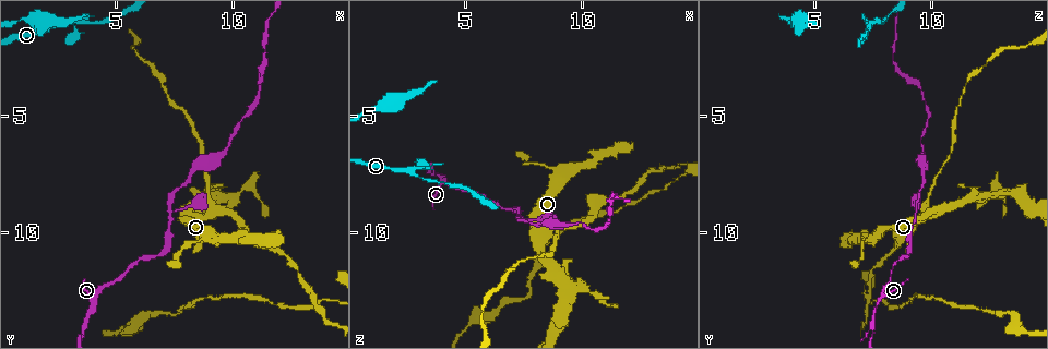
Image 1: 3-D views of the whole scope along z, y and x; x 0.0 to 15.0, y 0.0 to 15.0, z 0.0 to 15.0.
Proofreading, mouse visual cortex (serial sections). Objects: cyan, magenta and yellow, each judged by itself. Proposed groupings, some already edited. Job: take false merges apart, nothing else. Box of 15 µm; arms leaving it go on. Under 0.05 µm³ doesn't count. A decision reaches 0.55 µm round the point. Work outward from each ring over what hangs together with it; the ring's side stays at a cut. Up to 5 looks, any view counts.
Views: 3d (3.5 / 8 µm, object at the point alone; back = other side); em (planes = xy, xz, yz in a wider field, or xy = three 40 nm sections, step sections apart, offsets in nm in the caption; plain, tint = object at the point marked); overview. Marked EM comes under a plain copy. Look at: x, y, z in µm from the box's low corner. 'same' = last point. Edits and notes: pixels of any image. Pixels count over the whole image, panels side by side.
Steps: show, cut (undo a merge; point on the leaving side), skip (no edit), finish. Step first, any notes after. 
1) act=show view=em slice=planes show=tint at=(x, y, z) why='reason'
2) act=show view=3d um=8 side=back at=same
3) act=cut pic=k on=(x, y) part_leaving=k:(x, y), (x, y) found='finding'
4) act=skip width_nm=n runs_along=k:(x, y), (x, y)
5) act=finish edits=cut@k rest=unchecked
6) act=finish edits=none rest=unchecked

act=show view=3d um=3.5 side=back at=(2.6, 1.0, 7.5) why='calibre changes'

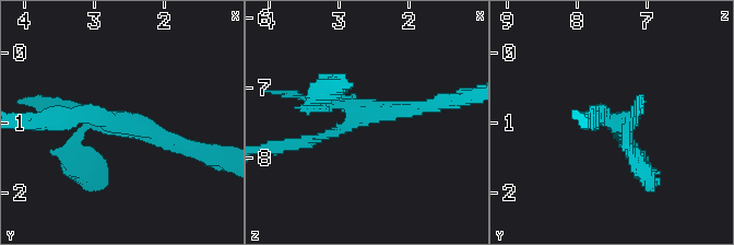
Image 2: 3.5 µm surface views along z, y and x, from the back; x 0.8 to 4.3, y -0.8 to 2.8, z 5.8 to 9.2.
act=show view=em slice=xy step=2 show=tint at=(2.70, 1.00, 7.35) why='now the EM'

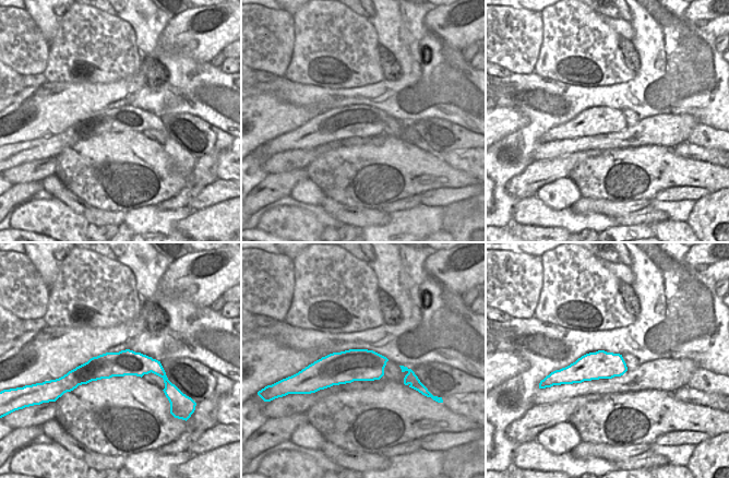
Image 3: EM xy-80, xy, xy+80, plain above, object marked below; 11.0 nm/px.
act=cut pic=2 on=(85, 162) part_leaving=2:(335, 105), (322, 108), (329, 89), (352, 83) found='a second cell is stuck on'

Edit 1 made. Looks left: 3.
act=show view=overview why='redraw'

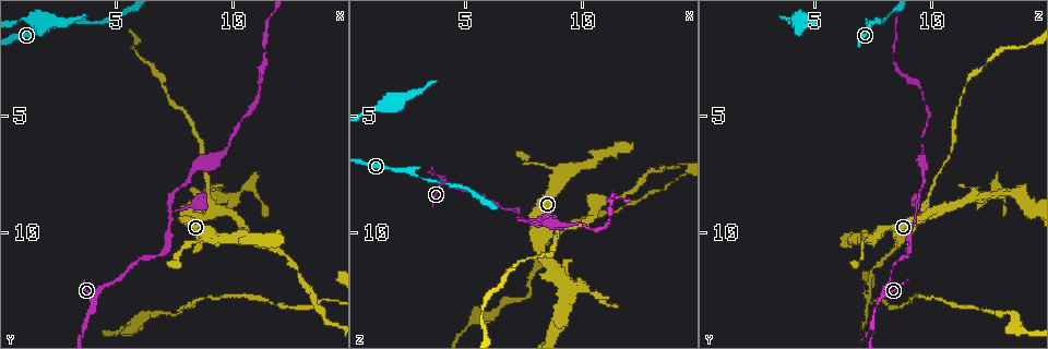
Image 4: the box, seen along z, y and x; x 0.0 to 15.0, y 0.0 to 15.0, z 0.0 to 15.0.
act=show view=3d um=8 side=back at=(7.4, 9.2, 9.4) why='two arms in line, one across'

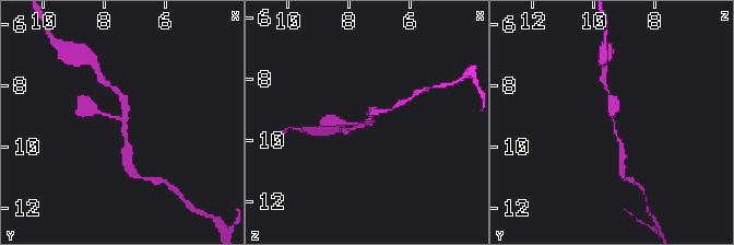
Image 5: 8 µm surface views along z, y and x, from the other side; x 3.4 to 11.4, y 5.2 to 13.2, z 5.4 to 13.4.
act=show view=em slice=planes show=tint at=(7.3, 9.1, 9.4) arms=3 arm_widths_nm=150,150,200

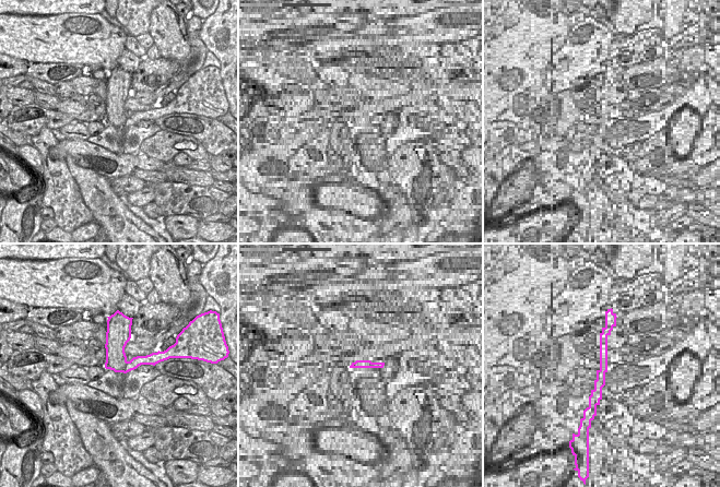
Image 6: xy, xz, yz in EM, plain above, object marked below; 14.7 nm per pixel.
act=skip runs_along=5:(622, 151), (607, 91) found='one cell here'

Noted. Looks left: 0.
act=finish edits=cut@2 rest=unchecked

